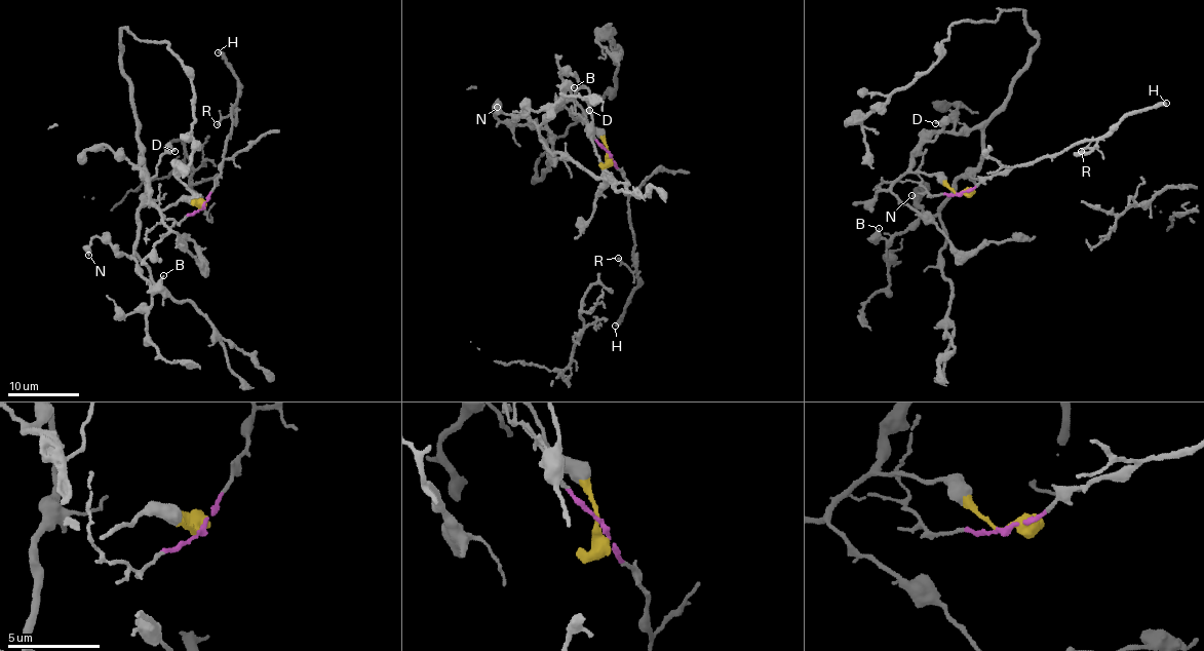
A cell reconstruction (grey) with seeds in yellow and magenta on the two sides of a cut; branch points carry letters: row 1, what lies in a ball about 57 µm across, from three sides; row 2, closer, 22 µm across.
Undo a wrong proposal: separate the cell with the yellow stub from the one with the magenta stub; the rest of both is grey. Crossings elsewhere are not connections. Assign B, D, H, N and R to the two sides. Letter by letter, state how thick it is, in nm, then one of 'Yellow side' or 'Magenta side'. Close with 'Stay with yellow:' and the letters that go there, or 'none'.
B: Thickness 280 nm. Yellow side
D: Thickness 260 nm. Yellow side
H: Thickness 400 nm. Magenta side
N: Thickness 380 nm. Yellow side
R: Thickness 180 nm. Magenta side
Stay with yellow: B, D, N

